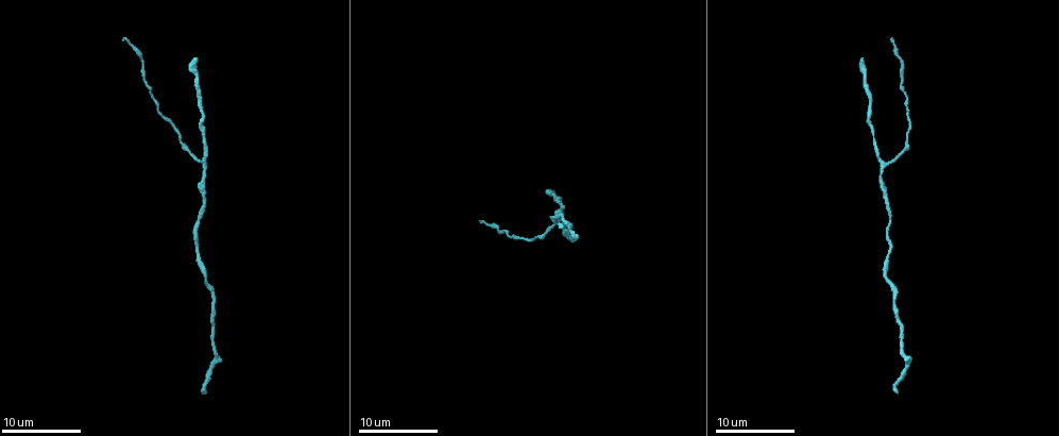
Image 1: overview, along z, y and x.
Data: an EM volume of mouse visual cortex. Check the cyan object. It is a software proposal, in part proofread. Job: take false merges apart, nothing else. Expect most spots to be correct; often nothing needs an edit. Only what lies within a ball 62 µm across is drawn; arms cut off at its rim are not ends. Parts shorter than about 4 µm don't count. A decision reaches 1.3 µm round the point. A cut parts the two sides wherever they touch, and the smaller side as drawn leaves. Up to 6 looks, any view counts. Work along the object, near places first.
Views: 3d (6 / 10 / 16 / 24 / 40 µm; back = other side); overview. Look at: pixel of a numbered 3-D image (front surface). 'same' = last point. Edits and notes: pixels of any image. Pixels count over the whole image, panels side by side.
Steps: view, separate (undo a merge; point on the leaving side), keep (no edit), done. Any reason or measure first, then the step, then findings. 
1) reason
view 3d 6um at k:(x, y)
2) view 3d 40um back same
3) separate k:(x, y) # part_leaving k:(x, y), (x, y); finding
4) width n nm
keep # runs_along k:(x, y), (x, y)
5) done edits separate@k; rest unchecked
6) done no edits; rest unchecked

thick turns thin
view 3d 10um at 1:(147, 85)

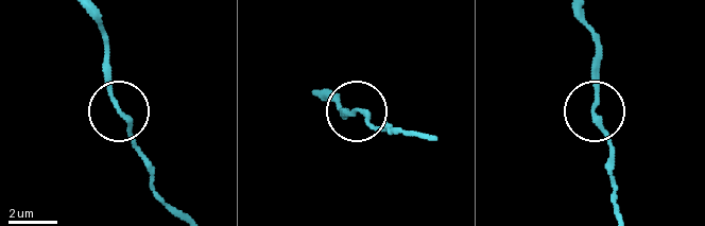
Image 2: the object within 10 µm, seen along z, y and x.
keep # runs_along 2:(176, 209), (154, 185), (150, 160), (114, 105), (109, 40); continuous, no second cell

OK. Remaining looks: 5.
view 3d 10um at 1:(203, 204)

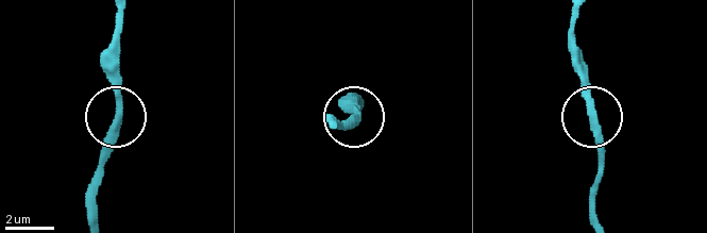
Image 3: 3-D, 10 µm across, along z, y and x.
closer look
view 3d 6um at 3:(592, 114)

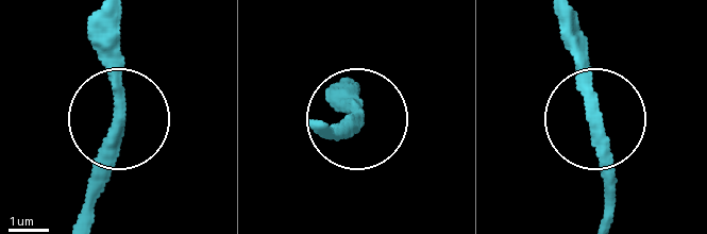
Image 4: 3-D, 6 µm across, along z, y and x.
width 290 nm
keep # runs_along 4:(592, 116), (599, 106), (572, 24); all the same cell

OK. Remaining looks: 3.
three arms meet
view 3d 10um at 1:(886, 164)

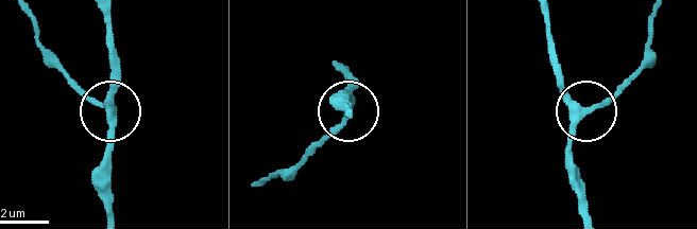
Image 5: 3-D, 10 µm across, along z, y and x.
arms 3
keep # runs_along 5:(585, 212), (567, 139), (582, 110), (551, 62); all the same cell

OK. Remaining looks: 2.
done no edits; rest unchecked

